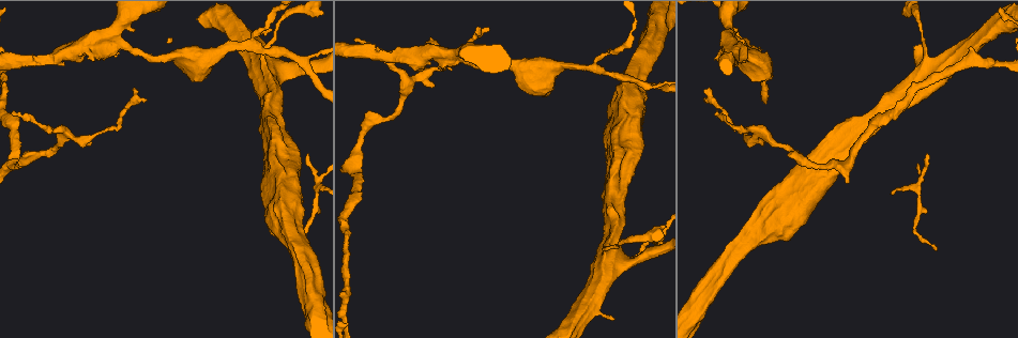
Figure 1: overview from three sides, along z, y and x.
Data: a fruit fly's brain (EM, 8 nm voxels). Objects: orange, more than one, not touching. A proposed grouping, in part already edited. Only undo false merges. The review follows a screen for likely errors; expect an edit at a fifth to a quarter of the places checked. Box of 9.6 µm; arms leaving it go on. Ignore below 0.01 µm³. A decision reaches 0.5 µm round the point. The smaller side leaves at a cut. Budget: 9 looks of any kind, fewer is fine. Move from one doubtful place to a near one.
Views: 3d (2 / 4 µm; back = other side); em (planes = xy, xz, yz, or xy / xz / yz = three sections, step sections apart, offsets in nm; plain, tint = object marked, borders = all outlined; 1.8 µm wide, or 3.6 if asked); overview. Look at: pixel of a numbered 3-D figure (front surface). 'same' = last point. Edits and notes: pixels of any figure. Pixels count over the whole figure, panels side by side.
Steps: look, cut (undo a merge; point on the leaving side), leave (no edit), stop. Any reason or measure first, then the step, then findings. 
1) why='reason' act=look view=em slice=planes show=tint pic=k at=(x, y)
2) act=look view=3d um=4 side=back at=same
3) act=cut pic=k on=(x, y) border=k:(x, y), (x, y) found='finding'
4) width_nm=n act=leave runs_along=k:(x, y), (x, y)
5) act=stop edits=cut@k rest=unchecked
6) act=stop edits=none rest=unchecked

why='a fork' act=look view=em um=3.6 slice=yz step=4 show=tint pic=1 at=(982, 35)

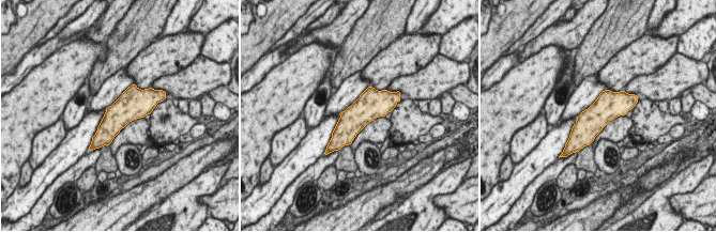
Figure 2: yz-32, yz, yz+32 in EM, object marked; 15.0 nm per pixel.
act=look view=em um=3.6 slice=planes show=borders at=same

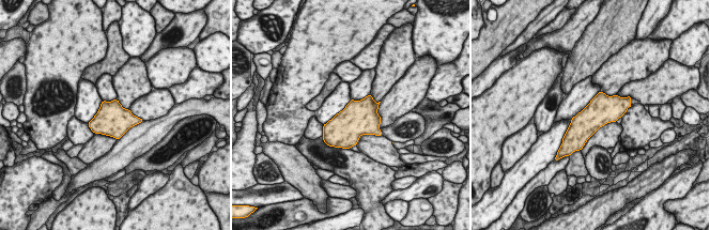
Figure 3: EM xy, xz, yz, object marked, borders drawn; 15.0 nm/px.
width_nm=400 act=leave found='continuous, no second neuron'

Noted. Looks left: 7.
why='branch point' act=look view=em slice=planes show=tint pic=1 at=(918, 188)

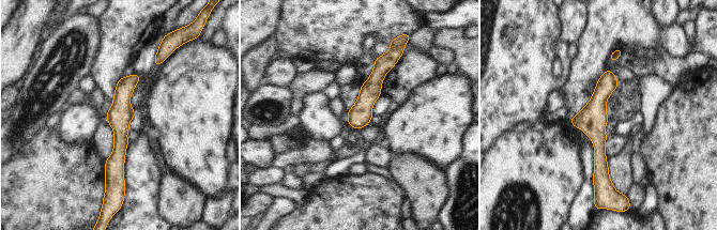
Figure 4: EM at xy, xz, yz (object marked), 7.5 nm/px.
act=leave found='continuous, no second neuron'

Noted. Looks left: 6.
why='side arm on a straight run' act=look view=em slice=planes show=tint pic=1 at=(463, 60)

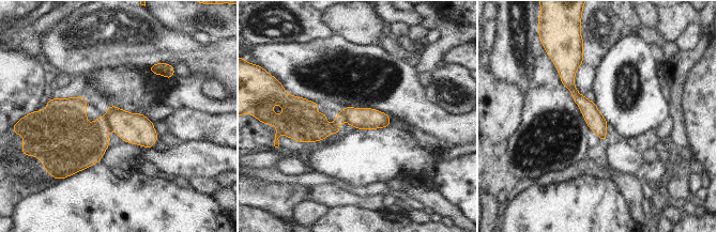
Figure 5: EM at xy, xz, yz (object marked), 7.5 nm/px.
act=cut pic=5 on=(82, 144) border=5:(104, 118), (111, 128) found='two neurons meet here'

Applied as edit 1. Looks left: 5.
why='see it whole again' act=look view=overview

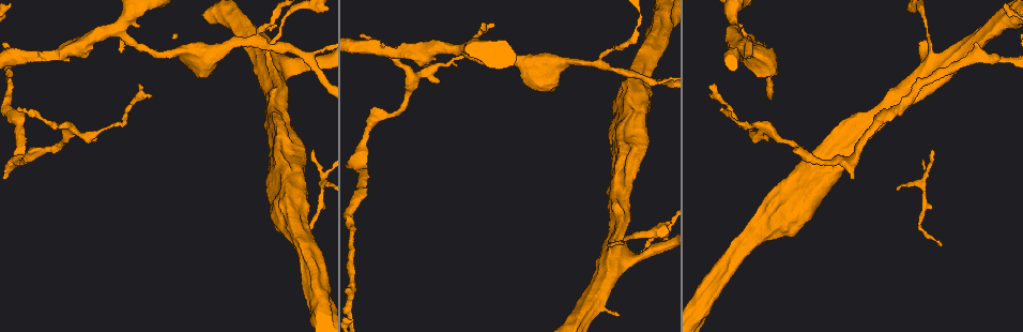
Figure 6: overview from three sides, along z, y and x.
why='three arms meet' act=look view=em slice=planes show=plain pic=6 at=(650, 79)

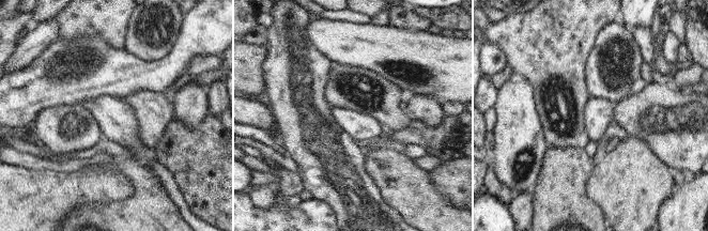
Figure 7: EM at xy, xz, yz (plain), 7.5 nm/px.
why='with the object marked' act=look view=em slice=planes show=tint at=same

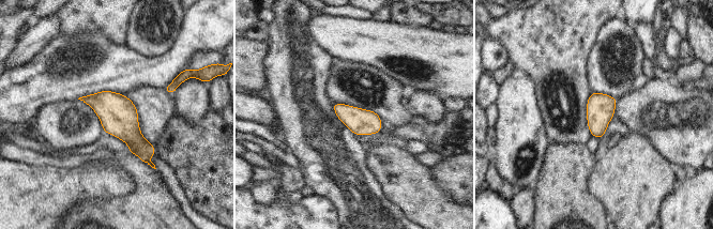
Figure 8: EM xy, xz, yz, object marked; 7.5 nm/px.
act=leave found='one neuron here'

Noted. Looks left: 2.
act=stop edits=cut@5 rest=unchecked

